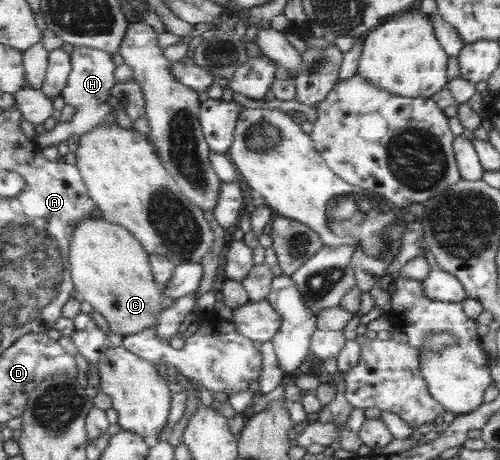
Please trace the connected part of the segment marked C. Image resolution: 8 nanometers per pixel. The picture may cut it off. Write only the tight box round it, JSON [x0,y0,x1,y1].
[71,217,166,336]

